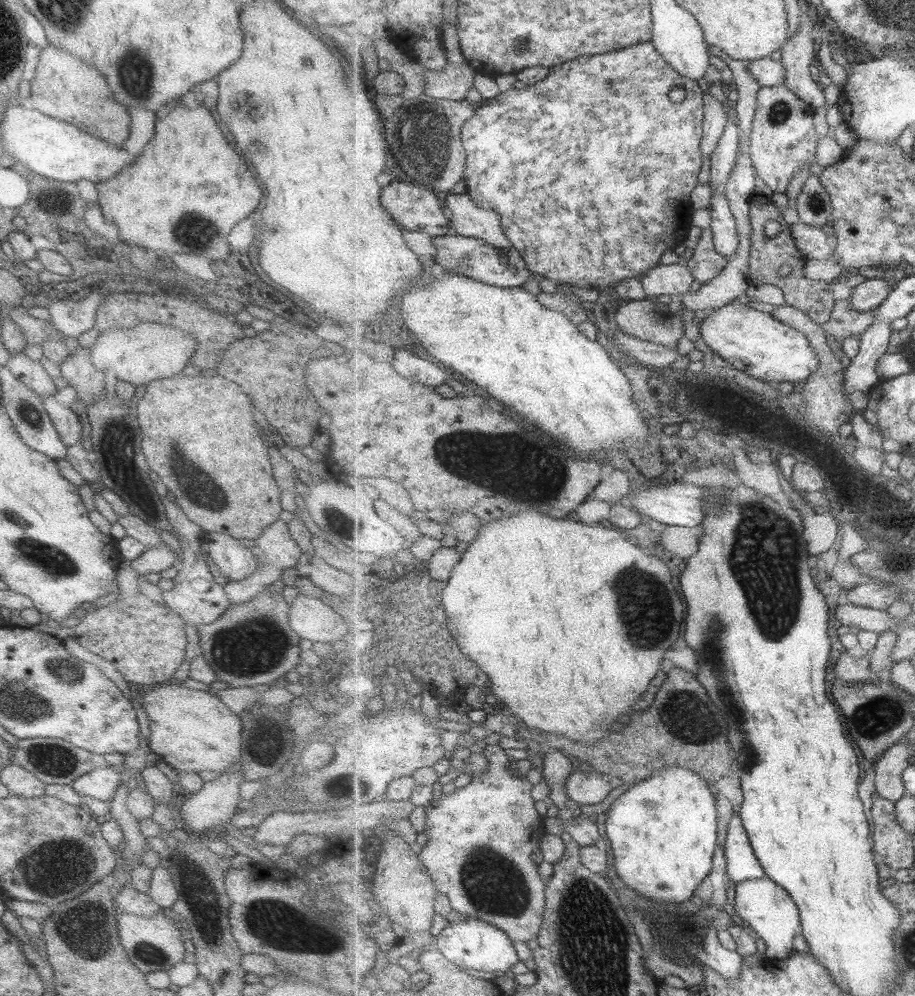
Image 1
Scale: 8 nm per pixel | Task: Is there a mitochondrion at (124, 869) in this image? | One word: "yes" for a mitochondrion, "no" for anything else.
no

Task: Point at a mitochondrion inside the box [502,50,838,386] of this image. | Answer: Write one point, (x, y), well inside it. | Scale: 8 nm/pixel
(779, 112)

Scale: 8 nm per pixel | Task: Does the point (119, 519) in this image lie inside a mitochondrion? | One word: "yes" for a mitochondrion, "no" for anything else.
no

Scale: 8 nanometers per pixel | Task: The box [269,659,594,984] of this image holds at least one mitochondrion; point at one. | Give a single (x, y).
(492, 882)

